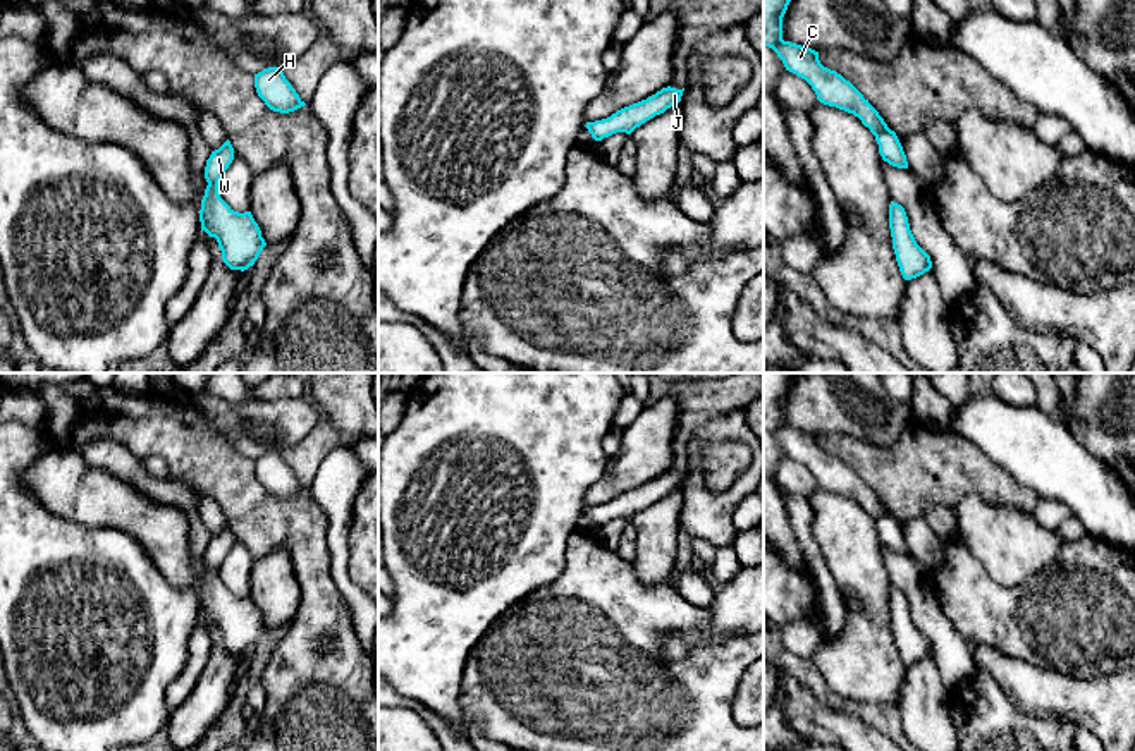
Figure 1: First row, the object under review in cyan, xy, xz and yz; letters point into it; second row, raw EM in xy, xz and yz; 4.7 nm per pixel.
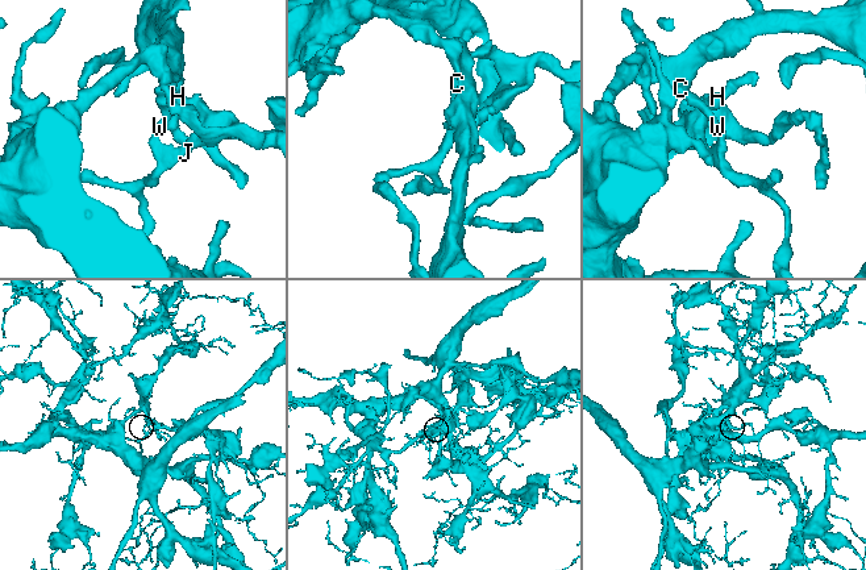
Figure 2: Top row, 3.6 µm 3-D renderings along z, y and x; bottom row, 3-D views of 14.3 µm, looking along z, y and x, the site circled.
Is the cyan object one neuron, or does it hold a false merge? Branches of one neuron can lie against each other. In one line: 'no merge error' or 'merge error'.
merge error

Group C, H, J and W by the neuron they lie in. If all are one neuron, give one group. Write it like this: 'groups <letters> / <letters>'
groups C W / H J

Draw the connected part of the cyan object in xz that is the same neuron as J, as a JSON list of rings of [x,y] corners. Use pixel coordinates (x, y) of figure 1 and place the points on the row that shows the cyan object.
[[[667,86],[657,91],[655,95],[648,96],[647,100],[655,103],[655,113],[660,115],[667,108],[681,101],[683,91],[684,88],[676,89],[676,88]]]

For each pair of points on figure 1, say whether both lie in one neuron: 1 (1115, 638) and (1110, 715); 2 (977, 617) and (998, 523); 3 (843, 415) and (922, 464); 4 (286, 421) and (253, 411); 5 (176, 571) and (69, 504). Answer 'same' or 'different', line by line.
1: different
2: different
3: different
4: same
5: same

